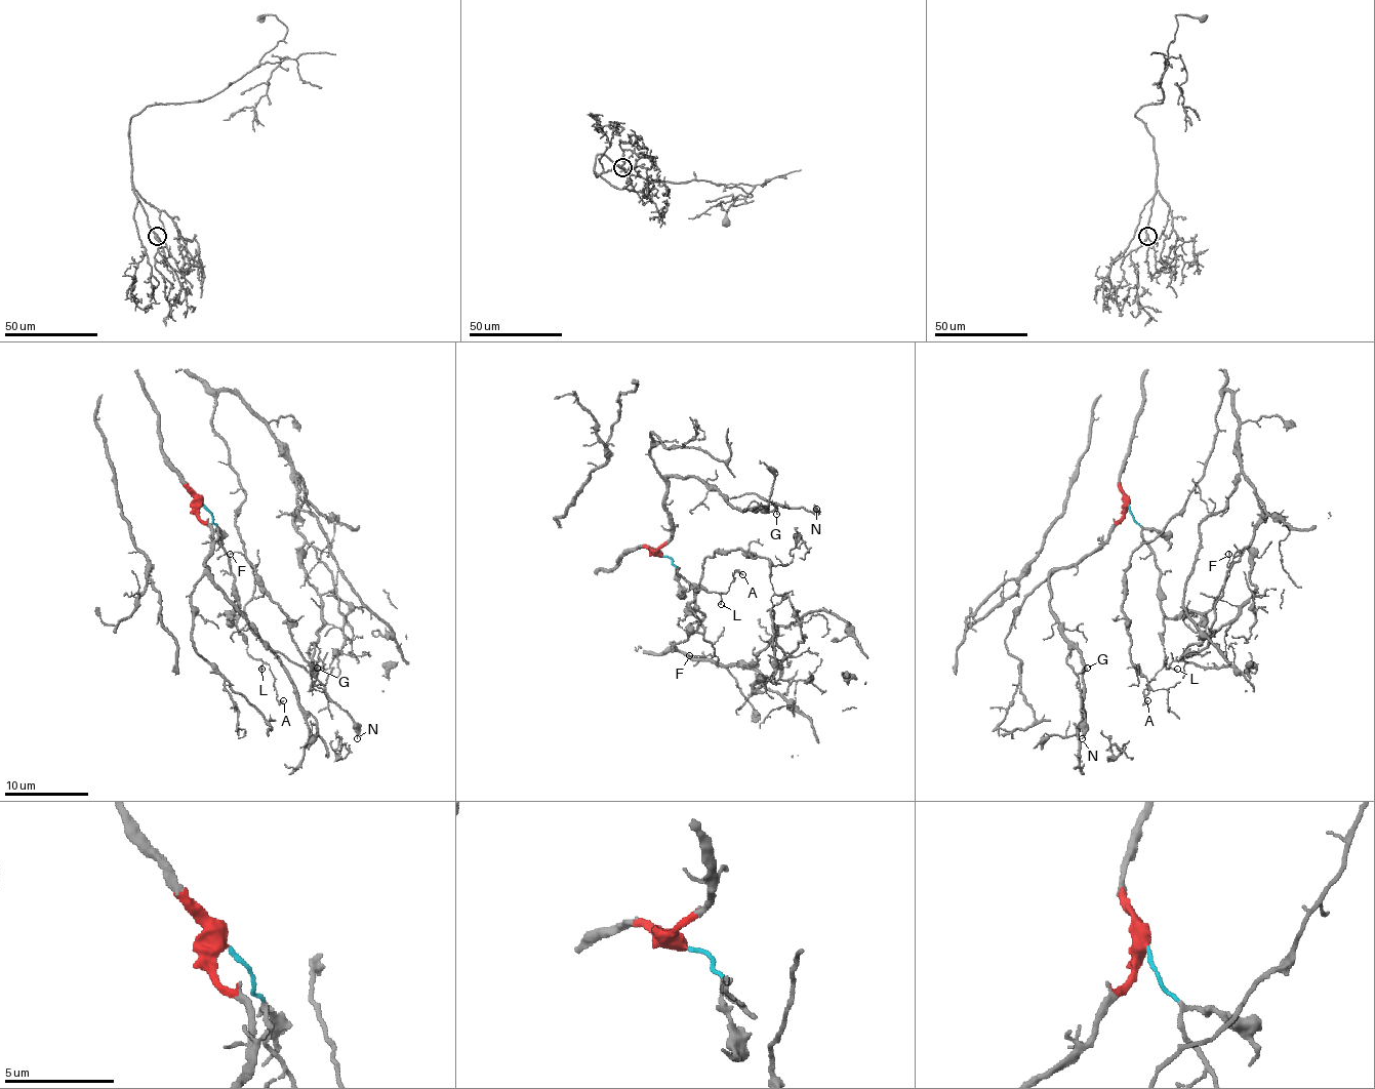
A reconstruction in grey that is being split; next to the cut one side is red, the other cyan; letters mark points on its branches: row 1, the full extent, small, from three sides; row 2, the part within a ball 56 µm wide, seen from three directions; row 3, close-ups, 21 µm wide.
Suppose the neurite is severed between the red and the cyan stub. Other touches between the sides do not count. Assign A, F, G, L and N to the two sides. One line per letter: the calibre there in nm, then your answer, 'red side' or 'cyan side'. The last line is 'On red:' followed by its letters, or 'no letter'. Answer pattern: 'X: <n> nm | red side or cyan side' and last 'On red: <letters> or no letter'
A: 140 nm | cyan side
F: 90 nm | cyan side
G: 100 nm | red side
L: 80 nm | cyan side
N: 240 nm | red side
On red: G, N

